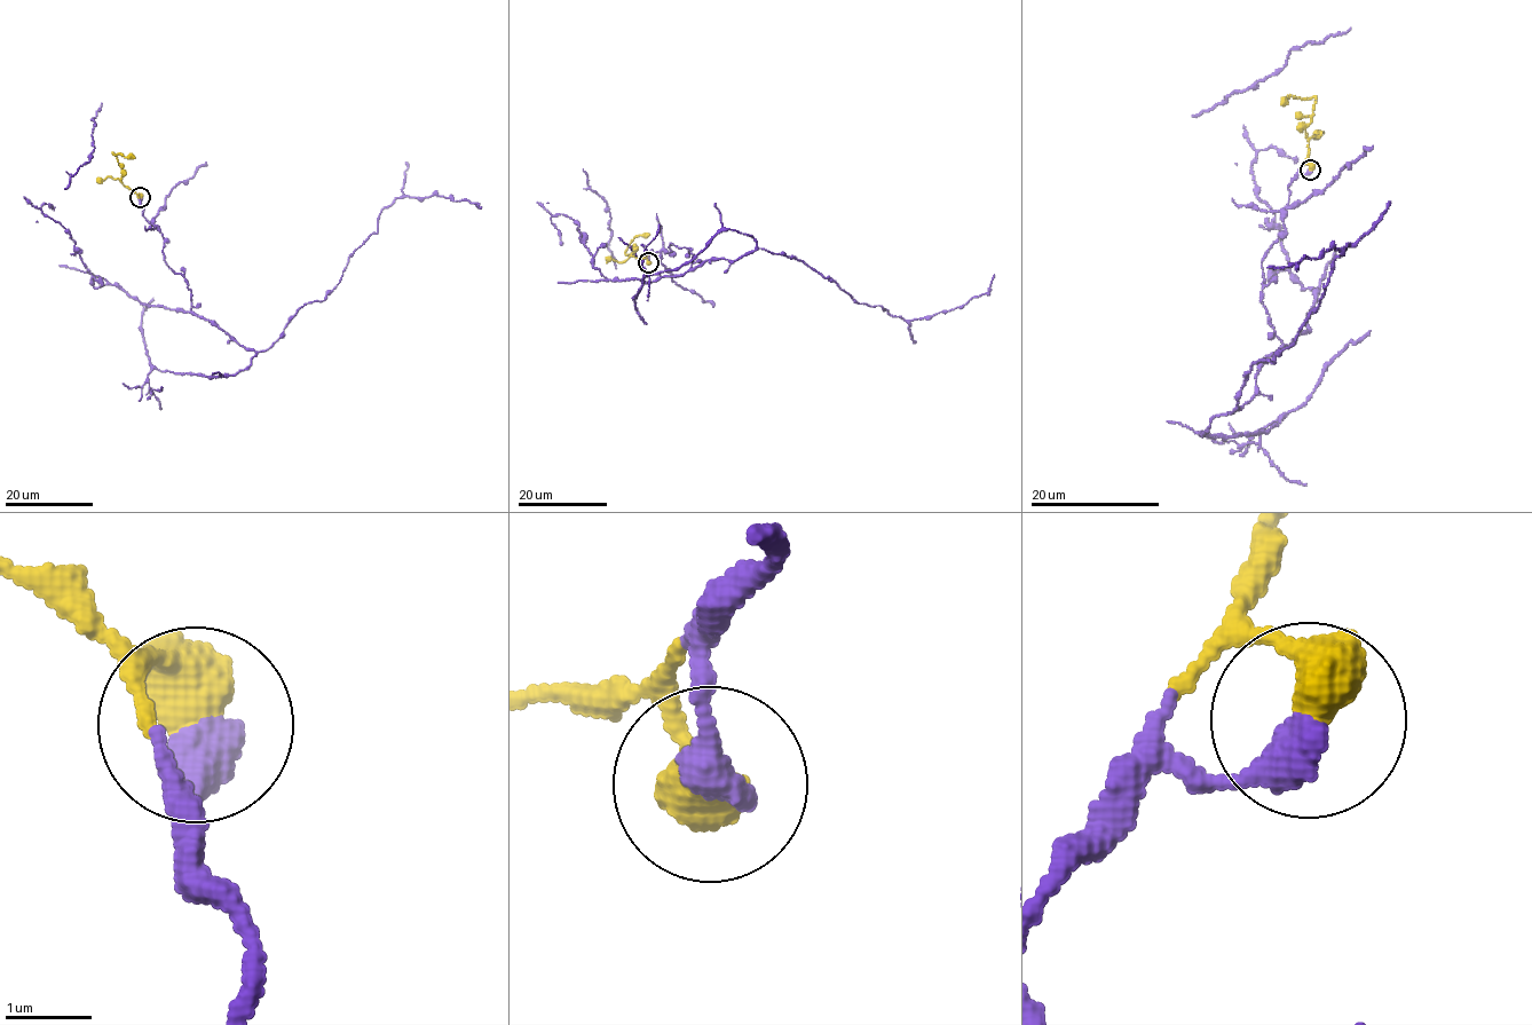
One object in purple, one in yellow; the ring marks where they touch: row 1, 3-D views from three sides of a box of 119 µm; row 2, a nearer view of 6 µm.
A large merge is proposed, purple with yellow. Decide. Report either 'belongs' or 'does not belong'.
belongs

